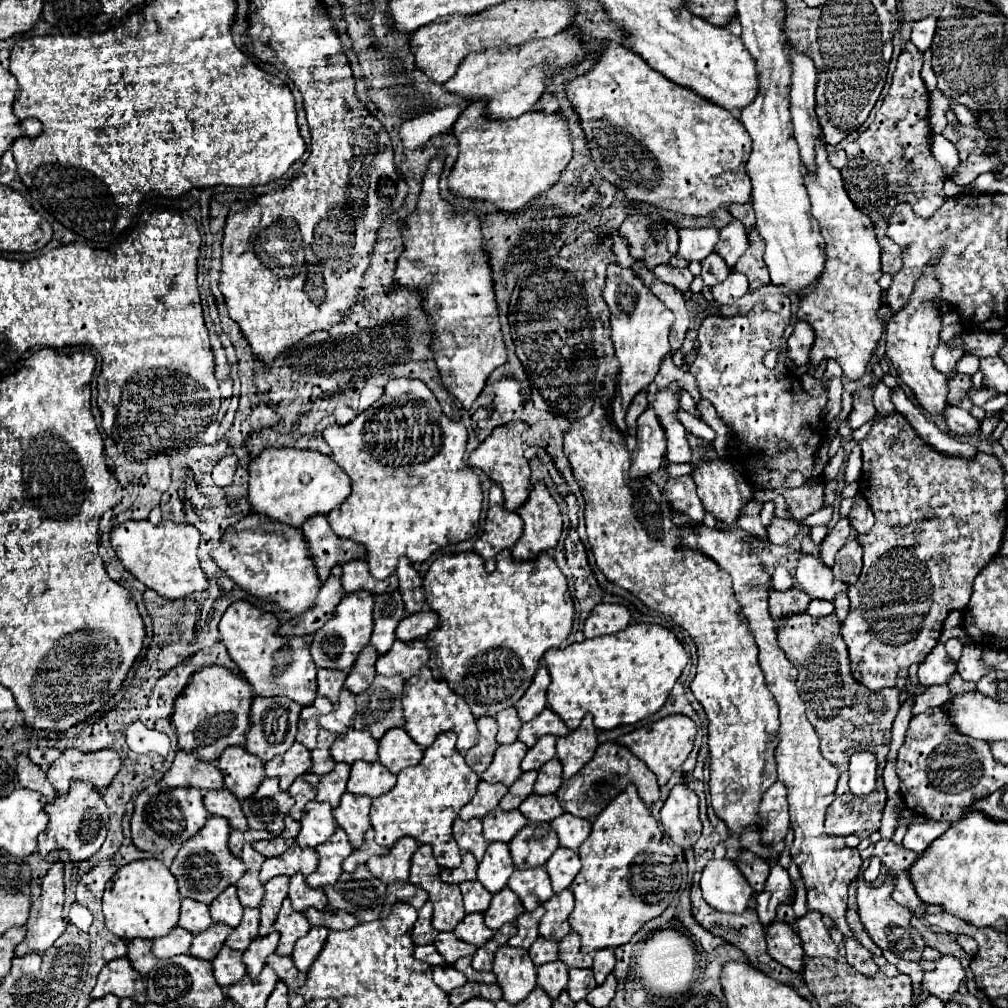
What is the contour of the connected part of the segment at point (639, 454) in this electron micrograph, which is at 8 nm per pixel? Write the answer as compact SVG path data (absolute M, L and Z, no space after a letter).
M649 406L637 420L637 448L631 456L631 478L645 478L661 468L665 454L665 432Z

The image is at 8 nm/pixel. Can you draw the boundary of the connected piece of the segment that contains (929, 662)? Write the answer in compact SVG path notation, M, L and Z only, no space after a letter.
M937 644L933 652L919 664L917 680L921 686L933 686L933 684L945 684L947 678L955 672L955 664L949 660L943 644Z

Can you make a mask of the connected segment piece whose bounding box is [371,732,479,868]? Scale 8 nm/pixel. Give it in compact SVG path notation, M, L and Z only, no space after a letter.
M455 732L439 734L425 750L423 760L413 768L405 768L397 776L395 788L373 800L371 822L379 846L391 848L399 838L411 836L421 844L433 846L435 860L441 868L457 868L461 864L461 850L453 840L451 824L459 810L475 796L479 778L457 752L455 740Z

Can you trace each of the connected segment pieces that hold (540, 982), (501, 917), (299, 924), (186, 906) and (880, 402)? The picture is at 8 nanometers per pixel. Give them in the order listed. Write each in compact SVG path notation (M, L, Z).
M559 960L543 964L537 968L537 986L547 992L547 996L557 998L567 988L567 966Z
M503 888L501 892L493 894L491 906L485 912L485 924L491 930L499 930L503 924L515 922L523 912L525 912L525 908L523 908L521 900L517 898L517 894L509 888Z
M285 898L283 900L283 906L281 906L281 912L273 924L273 928L281 934L281 942L279 942L279 948L277 948L277 954L281 956L289 956L293 952L293 946L299 938L303 938L309 930L311 930L311 924L307 922L305 914L301 912L295 912L291 908L291 902Z
M185 898L181 902L181 918L179 918L181 928L185 928L193 934L199 934L205 928L209 928L211 924L213 924L213 920L209 916L209 906L207 904L195 902L191 898Z
M879 382L875 386L875 396L873 396L873 402L875 402L875 408L877 408L877 416L885 416L885 414L891 414L895 410L895 406L891 404L891 396L889 396L889 388Z

